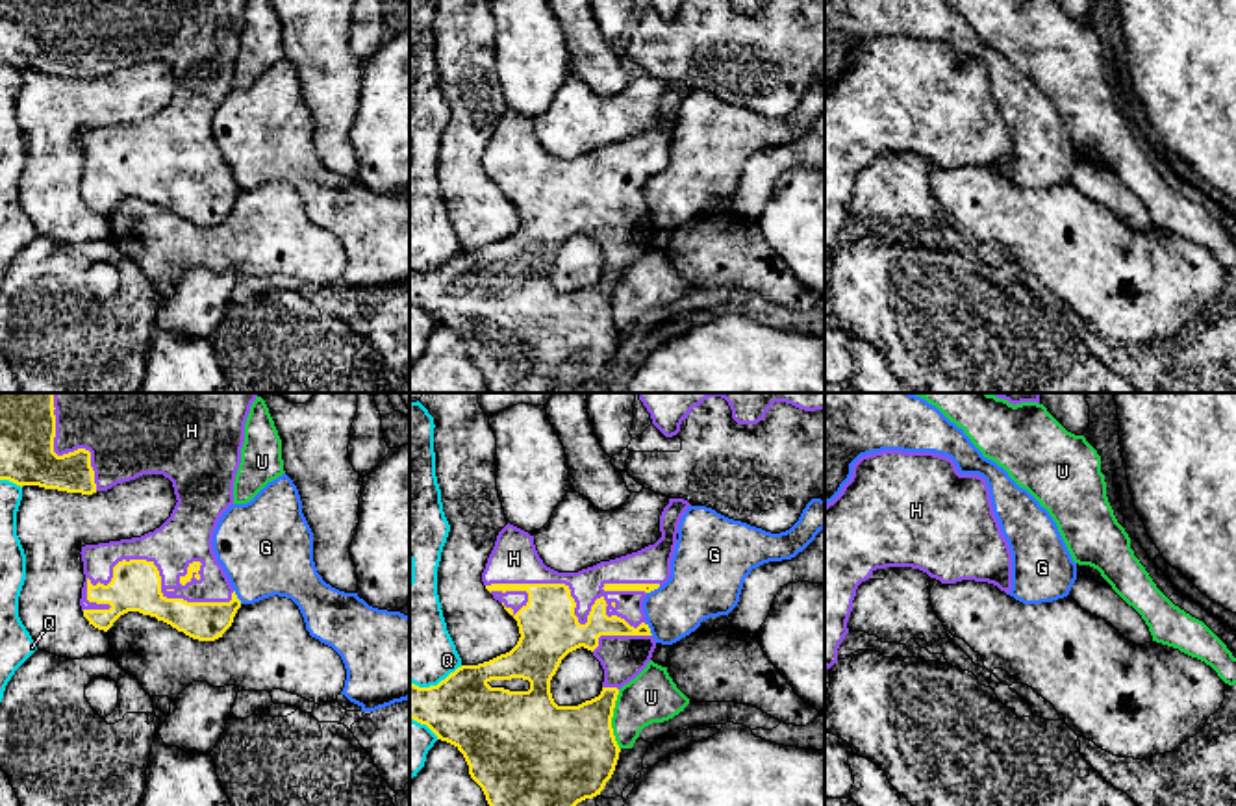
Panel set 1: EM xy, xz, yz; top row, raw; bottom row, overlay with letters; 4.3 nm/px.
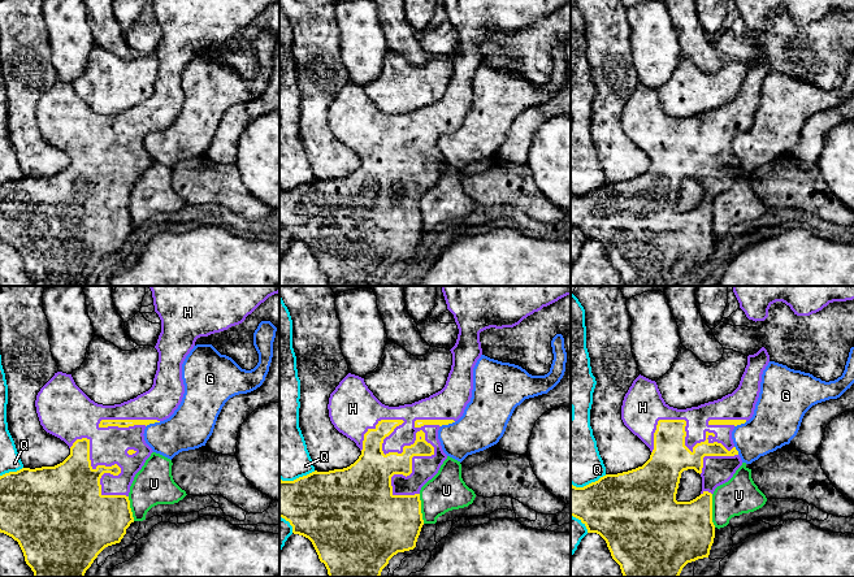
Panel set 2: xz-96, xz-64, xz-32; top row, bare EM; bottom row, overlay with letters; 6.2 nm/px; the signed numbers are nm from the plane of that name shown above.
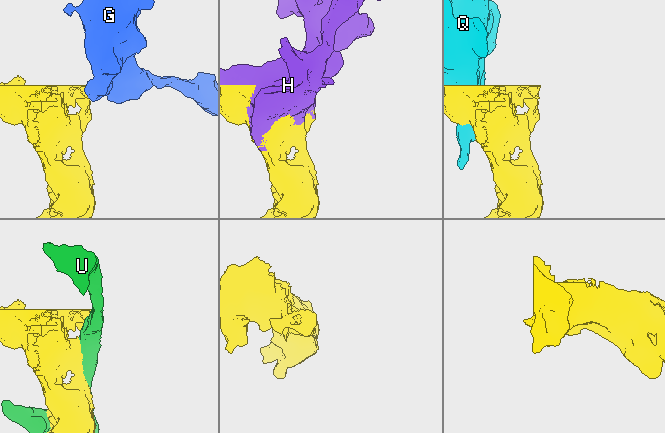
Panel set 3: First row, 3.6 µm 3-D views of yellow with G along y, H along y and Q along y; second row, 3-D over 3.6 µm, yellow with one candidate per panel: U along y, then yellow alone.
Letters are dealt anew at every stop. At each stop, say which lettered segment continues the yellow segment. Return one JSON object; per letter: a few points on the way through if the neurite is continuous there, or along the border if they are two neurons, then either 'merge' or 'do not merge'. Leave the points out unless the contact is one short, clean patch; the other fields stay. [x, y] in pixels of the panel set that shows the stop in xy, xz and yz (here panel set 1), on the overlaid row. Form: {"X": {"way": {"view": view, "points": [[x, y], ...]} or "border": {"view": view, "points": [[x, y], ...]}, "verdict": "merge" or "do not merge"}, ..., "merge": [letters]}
{"G": {"border": {"view": "xy", "points": [[234, 590], [241, 603]]}, "verdict": "do not merge"}, "H": {"verdict": "merge"}, "Q": {"verdict": "do not merge"}, "U": {"verdict": "do not merge"}, "merge": ["H"]}

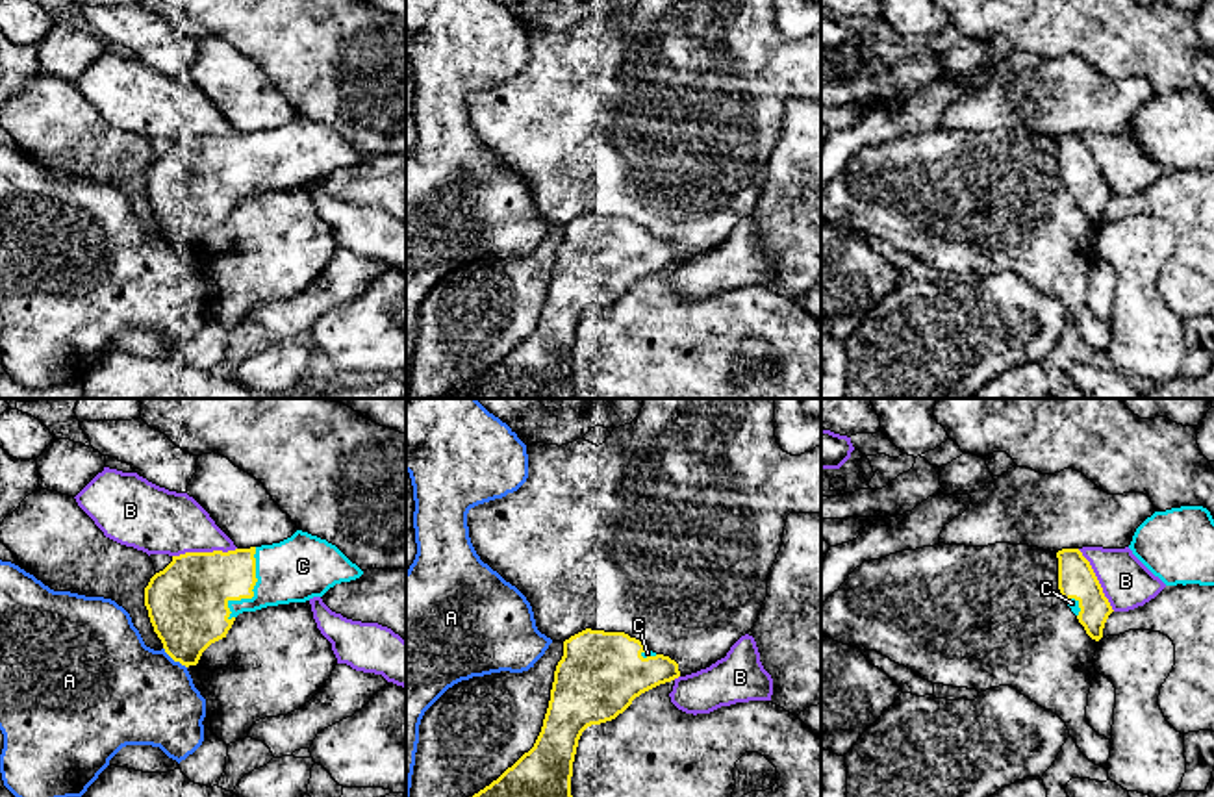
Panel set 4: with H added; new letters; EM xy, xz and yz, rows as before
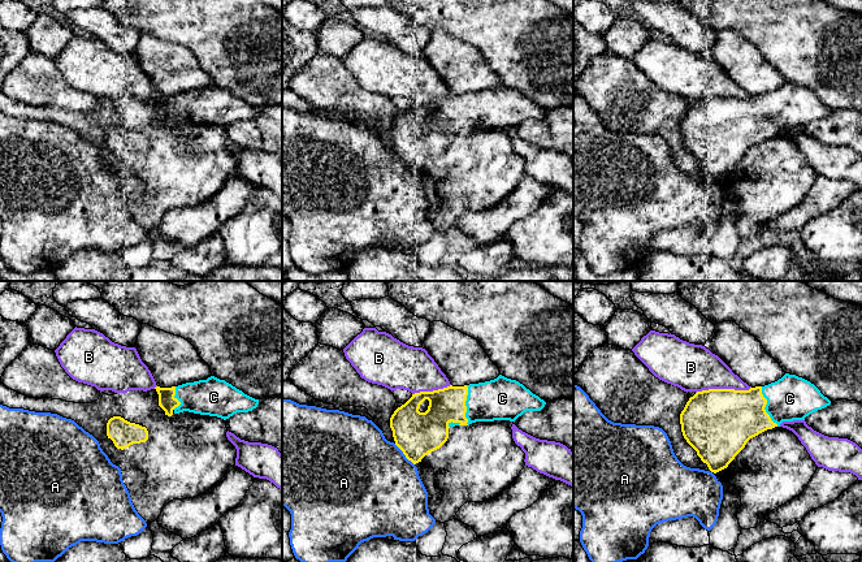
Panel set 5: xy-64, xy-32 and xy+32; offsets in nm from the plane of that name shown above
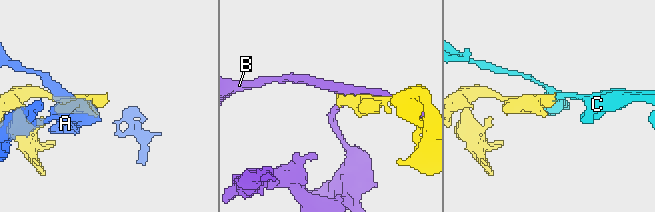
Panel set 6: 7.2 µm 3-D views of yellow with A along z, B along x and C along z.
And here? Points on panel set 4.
{"A": {"verdict": "do not merge"}, "B": {"verdict": "do not merge"}, "C": {"way": {"view": "xy", "points": [[195, 588], [252, 592], [269, 575], [303, 566]]}, "verdict": "merge"}, "merge": ["C"]}

